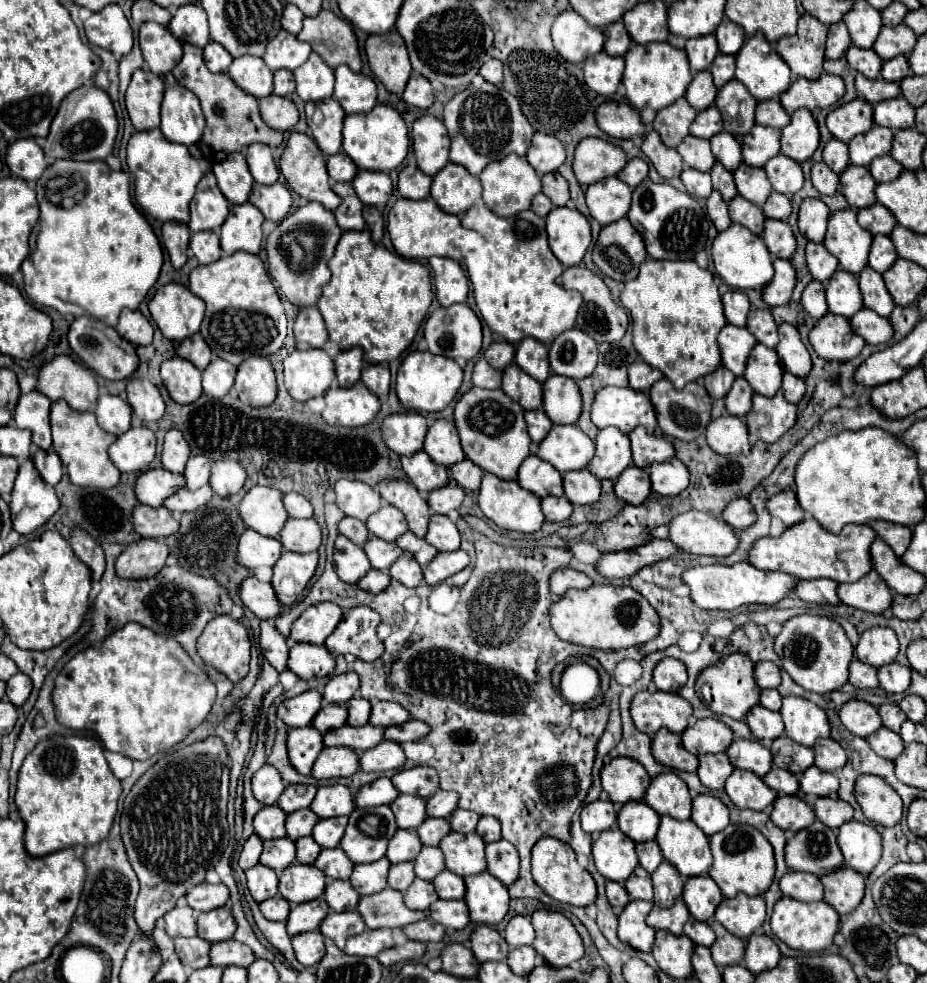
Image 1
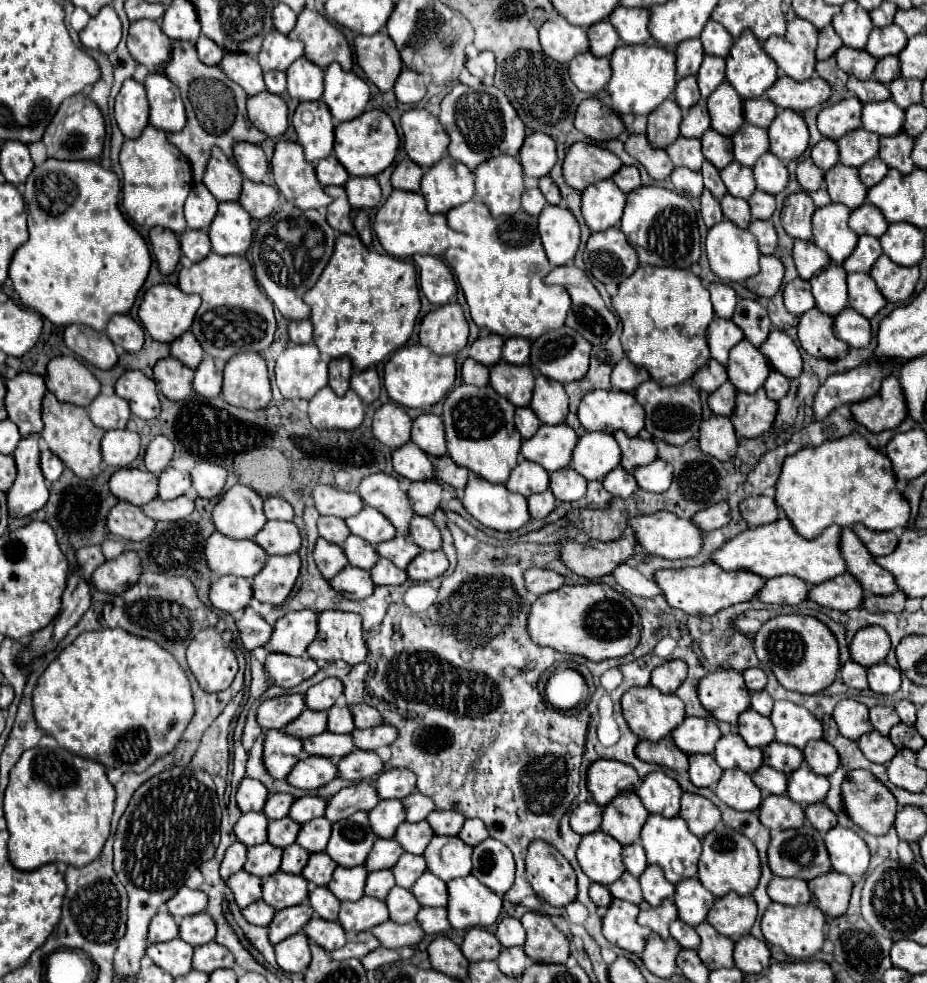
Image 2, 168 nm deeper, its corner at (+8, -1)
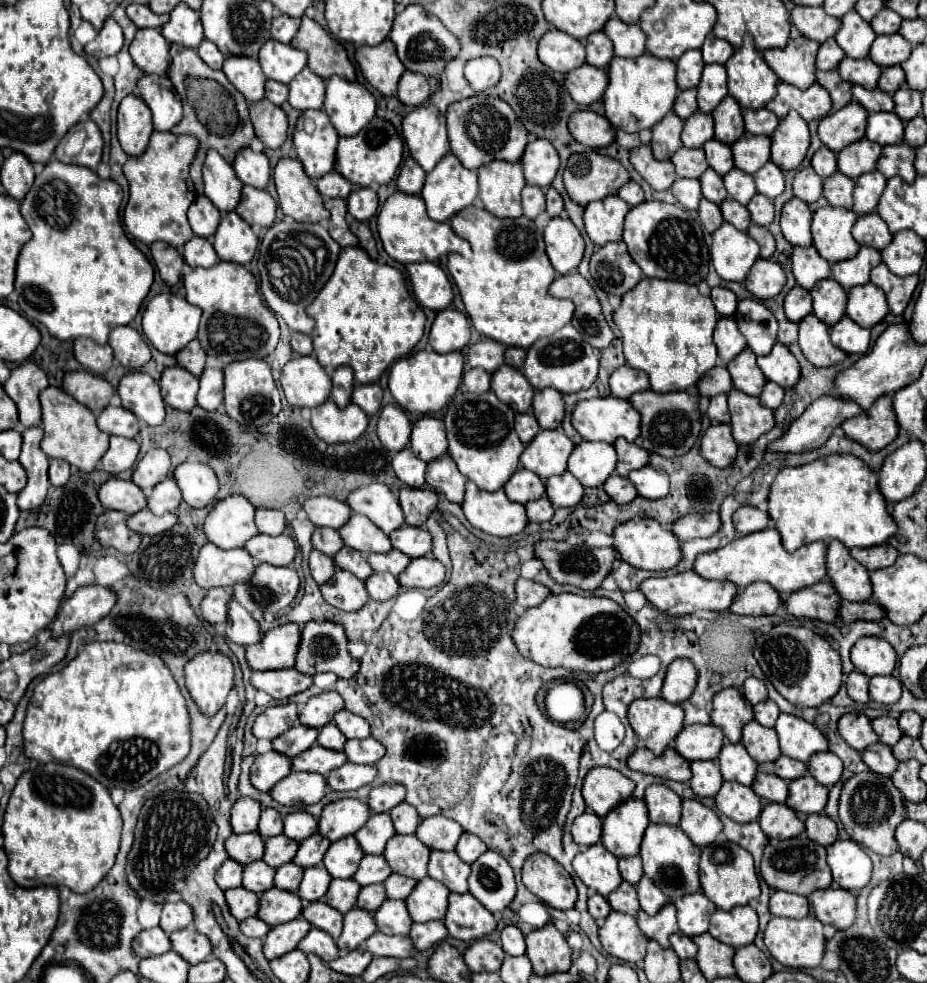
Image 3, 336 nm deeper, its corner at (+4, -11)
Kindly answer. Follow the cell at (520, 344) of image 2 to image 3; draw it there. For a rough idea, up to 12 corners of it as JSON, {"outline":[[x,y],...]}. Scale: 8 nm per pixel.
{"outline":[[506,348],[504,362],[522,370],[524,366],[524,348]]}

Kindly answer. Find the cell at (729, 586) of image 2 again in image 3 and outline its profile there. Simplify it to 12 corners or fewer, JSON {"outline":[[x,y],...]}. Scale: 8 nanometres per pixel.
{"outline":[[694,570],[648,578],[638,588],[668,616],[728,610],[734,584]]}

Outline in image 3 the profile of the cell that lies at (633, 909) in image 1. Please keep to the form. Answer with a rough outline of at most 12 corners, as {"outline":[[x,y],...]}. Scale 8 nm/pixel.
{"outline":[[610,912],[598,930],[606,954],[638,964],[648,938],[636,918]]}

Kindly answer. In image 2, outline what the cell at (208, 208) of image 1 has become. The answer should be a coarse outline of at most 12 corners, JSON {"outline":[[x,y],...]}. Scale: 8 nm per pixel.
{"outline":[[202,182],[190,190],[188,228],[208,230],[218,200]]}

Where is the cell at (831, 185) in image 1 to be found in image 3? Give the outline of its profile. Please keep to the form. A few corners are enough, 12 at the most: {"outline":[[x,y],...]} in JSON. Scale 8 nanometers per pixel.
{"outline":[[814,168],[794,176],[796,198],[812,204],[822,196],[822,178]]}

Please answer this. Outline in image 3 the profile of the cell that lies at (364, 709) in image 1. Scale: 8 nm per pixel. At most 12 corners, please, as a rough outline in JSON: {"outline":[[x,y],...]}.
{"outline":[[334,722],[320,728],[316,740],[320,746],[340,752],[346,736]]}

